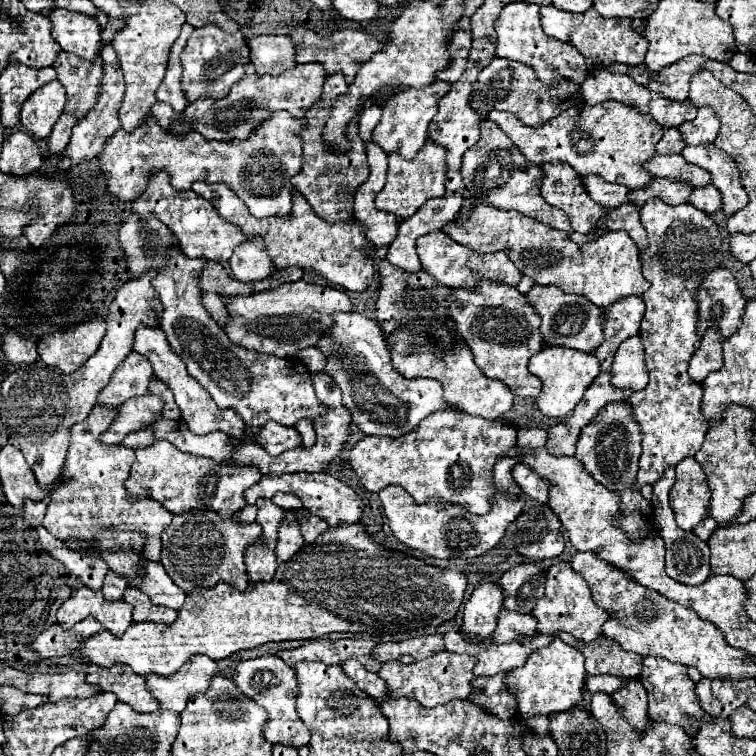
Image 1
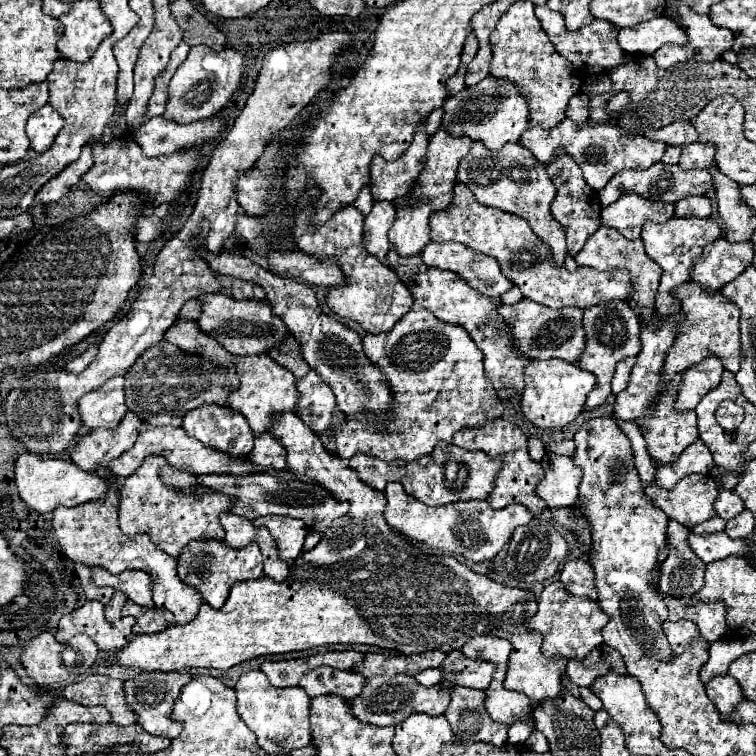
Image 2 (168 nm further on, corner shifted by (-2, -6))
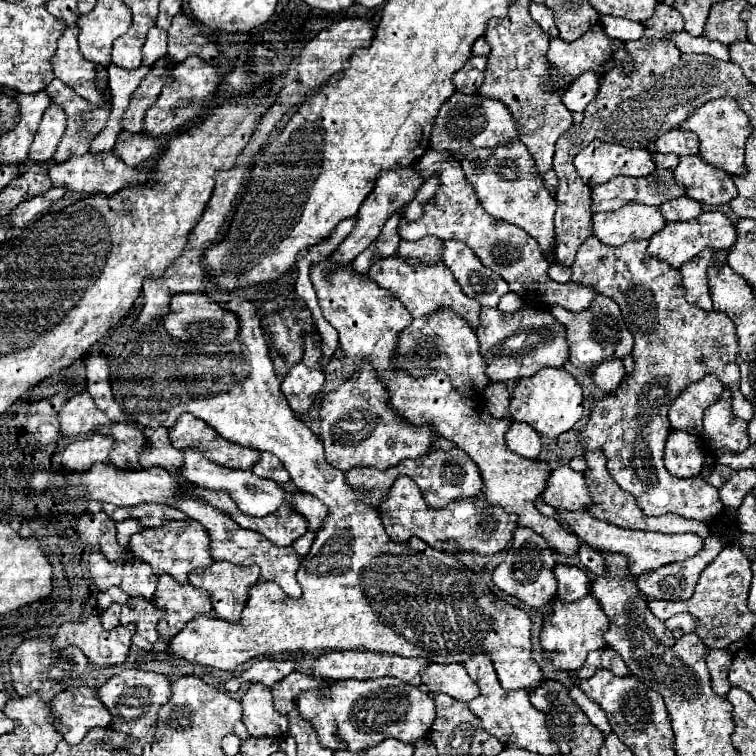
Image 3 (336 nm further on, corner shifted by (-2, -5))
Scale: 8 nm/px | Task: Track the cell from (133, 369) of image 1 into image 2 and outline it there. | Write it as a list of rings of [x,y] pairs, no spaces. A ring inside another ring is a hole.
[[[112,377],[102,387],[78,399],[78,413],[88,429],[116,429],[126,415],[124,377]]]

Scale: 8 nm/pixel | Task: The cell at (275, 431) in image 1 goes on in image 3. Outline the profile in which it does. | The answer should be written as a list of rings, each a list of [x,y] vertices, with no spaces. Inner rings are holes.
[[[262,452],[260,454],[260,460],[252,468],[252,472],[256,476],[260,476],[260,478],[270,478],[270,480],[274,480],[278,484],[290,480],[290,476],[288,476],[286,468],[282,466],[282,462],[274,454],[268,454],[268,452]]]

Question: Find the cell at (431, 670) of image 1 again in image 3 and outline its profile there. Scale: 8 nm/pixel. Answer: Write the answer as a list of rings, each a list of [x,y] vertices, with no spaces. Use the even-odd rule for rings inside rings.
[[[376,678],[376,680],[340,680],[332,682],[324,694],[306,692],[298,696],[298,712],[318,730],[320,744],[338,750],[346,742],[348,750],[358,752],[366,746],[374,746],[384,738],[398,738],[406,744],[424,736],[436,714],[436,704],[432,696],[420,692],[416,686],[408,686],[408,682],[400,682],[398,678]]]

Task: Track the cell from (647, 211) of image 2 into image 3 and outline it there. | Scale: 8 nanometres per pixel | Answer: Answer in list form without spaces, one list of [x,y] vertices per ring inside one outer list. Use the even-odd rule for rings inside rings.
[[[628,202],[620,210],[594,214],[592,232],[608,246],[622,246],[634,240],[646,240],[666,226],[660,208]]]

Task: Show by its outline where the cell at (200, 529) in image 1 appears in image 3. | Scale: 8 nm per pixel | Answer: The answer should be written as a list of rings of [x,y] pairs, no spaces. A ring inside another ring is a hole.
[[[214,562],[204,570],[194,570],[188,576],[188,584],[210,594],[216,618],[238,622],[248,598],[248,586],[252,586],[258,578],[258,566],[234,566],[230,562]]]

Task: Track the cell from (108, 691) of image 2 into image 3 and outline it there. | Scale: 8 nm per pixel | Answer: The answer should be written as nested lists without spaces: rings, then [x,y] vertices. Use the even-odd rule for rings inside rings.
[[[86,684],[78,686],[74,690],[62,690],[56,698],[52,698],[52,718],[58,720],[56,730],[62,732],[64,740],[68,744],[80,744],[90,728],[94,728],[94,726],[108,728],[112,722],[108,710],[104,710],[104,704],[96,698],[96,688],[86,686]]]

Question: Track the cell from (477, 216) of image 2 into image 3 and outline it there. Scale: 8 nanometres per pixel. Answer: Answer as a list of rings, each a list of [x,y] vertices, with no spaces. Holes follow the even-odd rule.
[[[428,148],[422,160],[414,164],[414,168],[422,174],[422,178],[428,178],[430,174],[436,172],[440,176],[440,190],[424,206],[422,218],[414,222],[408,222],[404,218],[400,220],[398,234],[404,240],[420,240],[424,236],[436,236],[442,240],[452,238],[468,244],[474,250],[474,254],[482,260],[482,264],[492,268],[498,276],[502,276],[510,284],[510,290],[518,294],[524,302],[538,300],[544,306],[560,306],[570,312],[582,312],[592,304],[592,298],[596,298],[596,290],[592,290],[592,286],[580,286],[576,282],[566,284],[554,282],[548,276],[550,262],[544,258],[544,252],[538,246],[538,242],[532,240],[532,236],[524,234],[524,230],[520,230],[518,226],[510,222],[500,222],[498,218],[492,218],[488,212],[484,212],[474,194],[474,188],[464,178],[458,158],[454,158],[448,152],[436,152]]]

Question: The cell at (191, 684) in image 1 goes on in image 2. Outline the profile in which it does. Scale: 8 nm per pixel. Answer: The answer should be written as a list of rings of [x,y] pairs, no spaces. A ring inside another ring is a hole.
[[[140,673],[132,679],[124,681],[124,693],[126,693],[126,707],[130,711],[136,713],[136,723],[144,727],[144,731],[148,731],[150,735],[162,735],[168,739],[176,739],[182,731],[182,727],[174,721],[170,721],[170,713],[172,713],[172,705],[180,693],[180,689],[184,687],[184,683],[188,683],[188,673]]]

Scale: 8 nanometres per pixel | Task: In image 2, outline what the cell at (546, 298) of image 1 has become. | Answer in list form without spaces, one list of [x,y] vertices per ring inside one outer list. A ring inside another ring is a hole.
[[[522,299],[516,305],[500,305],[498,313],[508,323],[512,333],[512,343],[530,359],[564,359],[568,363],[576,363],[584,351],[584,329],[582,329],[582,309],[564,307],[560,311],[534,303],[530,299]]]

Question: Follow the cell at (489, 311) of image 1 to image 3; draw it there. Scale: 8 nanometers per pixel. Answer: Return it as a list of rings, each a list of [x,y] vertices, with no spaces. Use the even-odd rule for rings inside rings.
[[[388,256],[388,258],[376,258],[370,266],[368,276],[378,282],[382,288],[388,288],[396,298],[402,300],[402,304],[408,308],[408,312],[414,318],[420,316],[430,316],[442,308],[448,308],[452,312],[456,312],[460,318],[464,318],[474,330],[478,328],[480,322],[480,302],[468,298],[462,290],[460,284],[454,280],[452,272],[448,272],[448,268],[438,262],[434,266],[424,266],[418,260],[412,258],[398,258],[398,256]]]

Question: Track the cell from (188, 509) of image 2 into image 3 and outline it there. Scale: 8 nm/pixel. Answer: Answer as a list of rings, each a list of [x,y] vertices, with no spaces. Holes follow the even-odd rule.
[[[192,518],[190,520],[168,520],[162,526],[144,528],[142,532],[132,534],[130,538],[130,550],[134,552],[134,556],[138,556],[142,562],[148,562],[156,576],[166,572],[174,576],[180,584],[188,582],[188,574],[192,570],[204,568],[204,566],[208,568],[214,562],[208,546],[210,546],[208,532],[204,530],[204,526],[200,526],[200,522]]]

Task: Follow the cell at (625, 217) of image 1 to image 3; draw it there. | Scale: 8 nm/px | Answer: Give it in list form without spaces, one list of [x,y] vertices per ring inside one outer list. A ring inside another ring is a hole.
[[[590,236],[578,250],[576,262],[572,266],[572,282],[580,282],[584,286],[592,286],[604,294],[610,296],[612,300],[618,302],[624,320],[630,324],[630,332],[634,334],[634,370],[628,378],[626,384],[622,384],[614,394],[602,398],[596,408],[592,410],[592,416],[586,424],[586,428],[580,434],[580,440],[584,442],[586,450],[596,450],[602,448],[606,458],[608,458],[608,472],[612,478],[622,486],[622,490],[630,492],[638,506],[644,510],[648,516],[662,516],[668,512],[710,522],[716,518],[722,510],[724,504],[718,498],[718,490],[714,486],[708,486],[700,476],[696,478],[672,478],[668,470],[662,464],[662,454],[670,430],[668,422],[668,408],[672,400],[684,390],[688,384],[700,380],[706,374],[714,374],[720,378],[722,384],[730,386],[734,390],[734,400],[732,400],[732,410],[738,418],[742,420],[752,420],[752,406],[742,398],[738,386],[740,386],[740,372],[736,364],[738,356],[738,342],[736,342],[736,330],[734,322],[720,310],[700,310],[698,306],[686,302],[684,298],[684,286],[678,270],[672,270],[668,264],[660,262],[658,258],[648,254],[648,240],[636,240],[628,242],[622,246],[604,246],[596,236]]]

